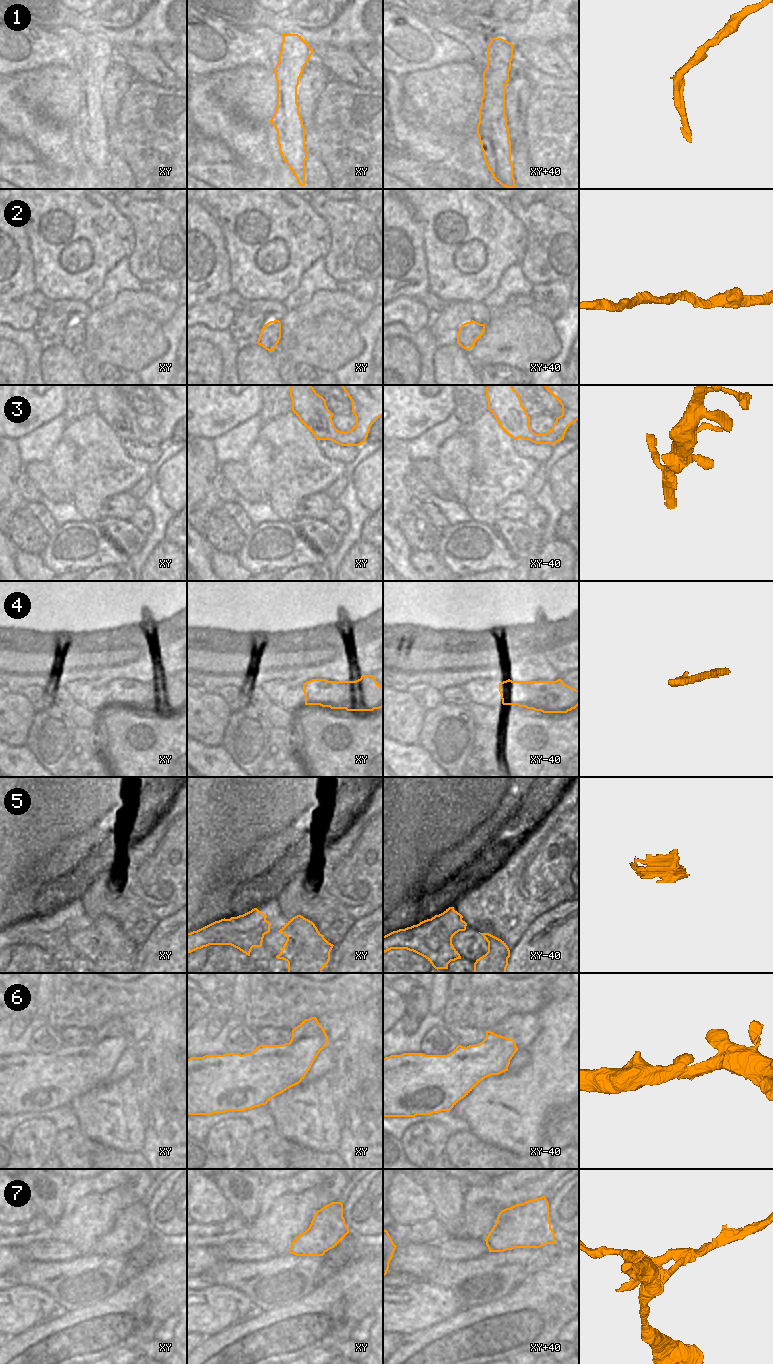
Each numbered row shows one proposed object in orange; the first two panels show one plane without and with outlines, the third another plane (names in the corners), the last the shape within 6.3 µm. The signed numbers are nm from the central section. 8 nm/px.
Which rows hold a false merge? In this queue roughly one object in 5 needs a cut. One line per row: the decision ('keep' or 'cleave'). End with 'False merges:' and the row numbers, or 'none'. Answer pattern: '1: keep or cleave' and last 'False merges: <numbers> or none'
1: keep
2: keep
3: keep
4: cleave
5: cleave
6: keep
7: cleave
False merges: 4, 5, 7

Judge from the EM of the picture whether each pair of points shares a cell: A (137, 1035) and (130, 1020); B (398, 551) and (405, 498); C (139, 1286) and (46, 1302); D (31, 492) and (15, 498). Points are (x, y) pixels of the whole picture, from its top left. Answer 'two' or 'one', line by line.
A: one
B: two
C: two
D: two

